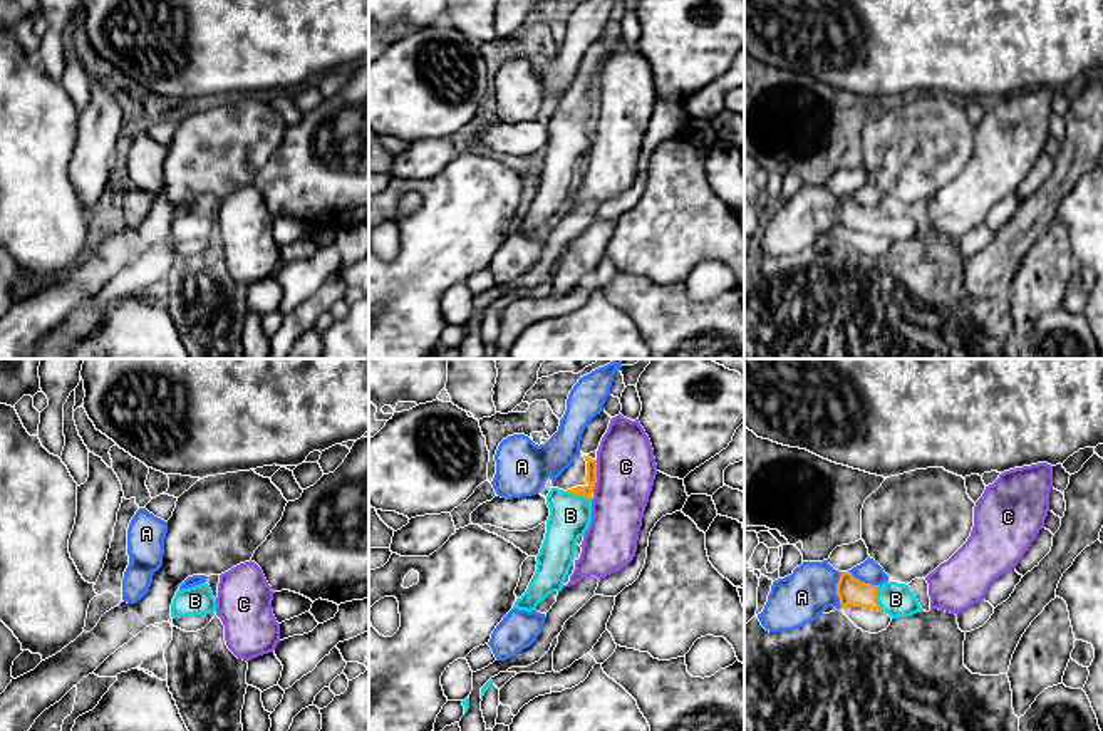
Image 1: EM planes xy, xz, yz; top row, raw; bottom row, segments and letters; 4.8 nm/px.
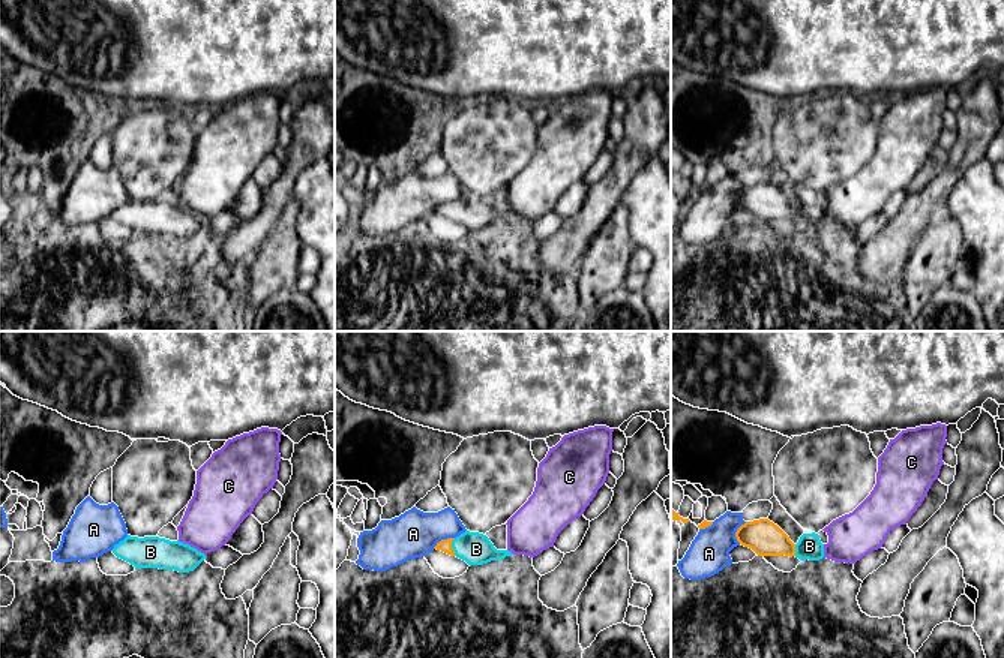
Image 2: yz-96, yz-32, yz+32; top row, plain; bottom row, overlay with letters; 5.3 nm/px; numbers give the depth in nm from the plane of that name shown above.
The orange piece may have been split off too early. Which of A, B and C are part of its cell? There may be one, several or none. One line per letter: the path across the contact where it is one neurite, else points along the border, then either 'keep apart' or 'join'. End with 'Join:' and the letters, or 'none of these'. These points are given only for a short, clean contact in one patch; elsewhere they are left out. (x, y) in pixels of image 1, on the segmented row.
A: keep apart
B: way yz (850, 591), (875, 599), (895, 599); join
C: border xz (597, 460), (597, 482), (592, 492); keep apart
Join: B

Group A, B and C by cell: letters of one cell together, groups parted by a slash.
A / B / C

